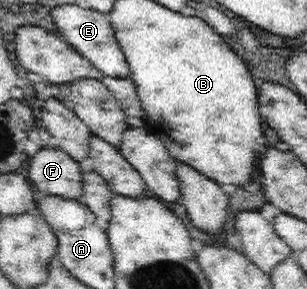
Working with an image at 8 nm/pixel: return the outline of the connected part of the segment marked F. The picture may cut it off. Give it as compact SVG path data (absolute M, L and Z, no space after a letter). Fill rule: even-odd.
M43 147L31 158L28 179L43 195L77 200L83 187L79 168L61 148Z

